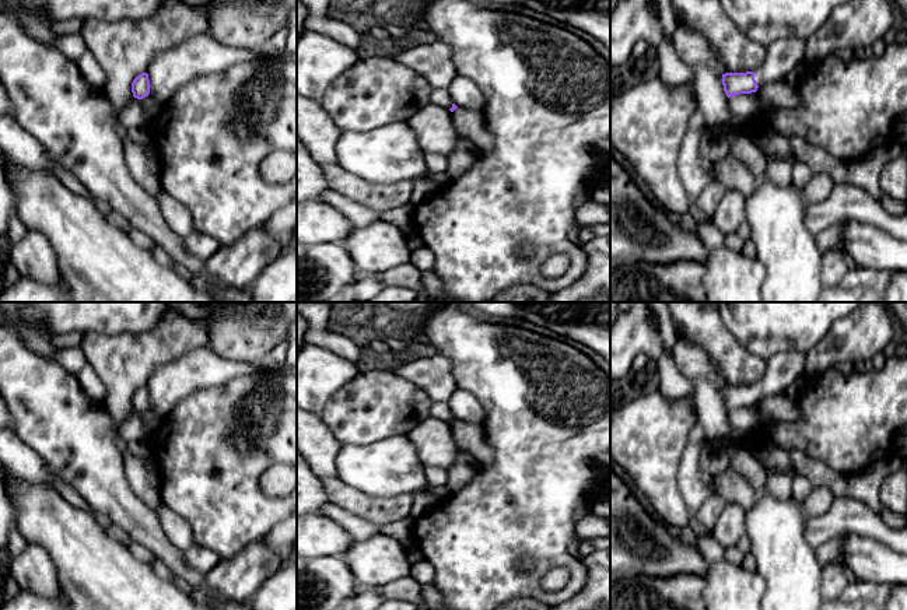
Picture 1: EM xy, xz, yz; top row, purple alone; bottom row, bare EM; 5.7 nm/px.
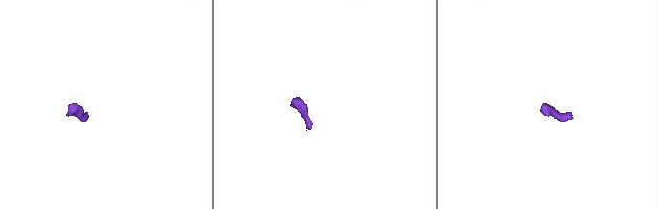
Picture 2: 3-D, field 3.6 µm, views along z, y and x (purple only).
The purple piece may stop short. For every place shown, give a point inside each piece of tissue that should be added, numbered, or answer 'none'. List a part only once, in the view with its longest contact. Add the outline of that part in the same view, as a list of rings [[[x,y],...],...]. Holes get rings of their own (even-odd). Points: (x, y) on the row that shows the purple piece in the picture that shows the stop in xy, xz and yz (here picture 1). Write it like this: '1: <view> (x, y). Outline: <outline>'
1: yz (784, 55). Outline: [[[782,38],[768,49],[764,63],[756,69],[754,80],[759,87],[785,80],[787,76],[803,60],[806,39]]]

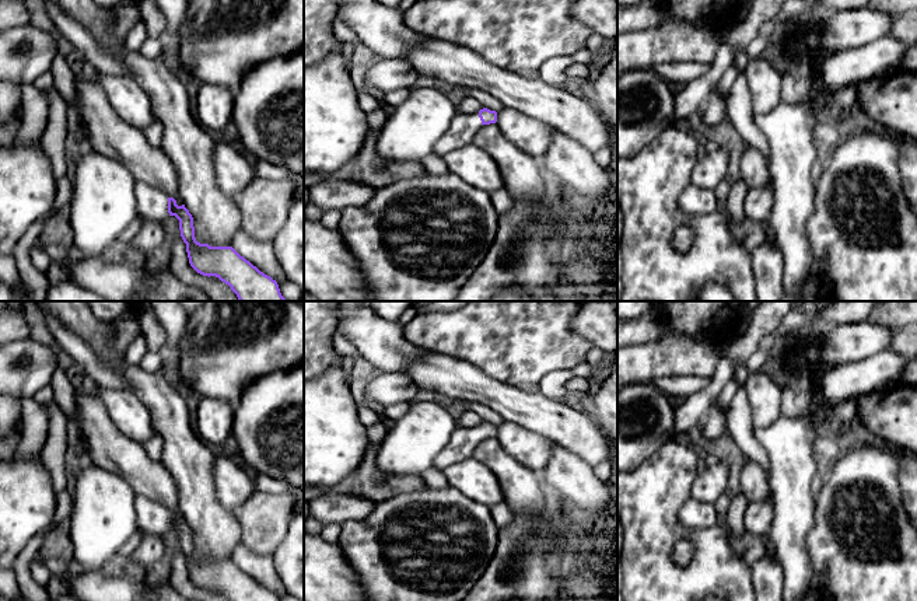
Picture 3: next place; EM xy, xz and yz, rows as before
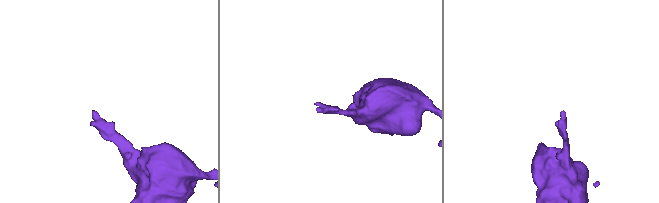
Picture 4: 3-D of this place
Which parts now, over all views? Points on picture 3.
1: xy (151, 203). Outline: [[[136,181],[134,196],[137,200],[137,217],[147,221],[162,221],[169,216],[168,195],[162,191],[153,188],[146,182]]]

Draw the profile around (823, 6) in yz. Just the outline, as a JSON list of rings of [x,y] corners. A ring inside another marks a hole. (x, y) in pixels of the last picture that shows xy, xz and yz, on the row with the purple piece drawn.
[[[818,0],[816,8],[823,13],[836,13],[840,10],[853,10],[867,7],[871,0]]]

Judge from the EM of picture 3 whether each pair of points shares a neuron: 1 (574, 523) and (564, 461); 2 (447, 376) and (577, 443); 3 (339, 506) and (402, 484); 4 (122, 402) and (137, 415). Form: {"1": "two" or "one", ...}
{"1": "two", "2": "one", "3": "two", "4": "one"}

